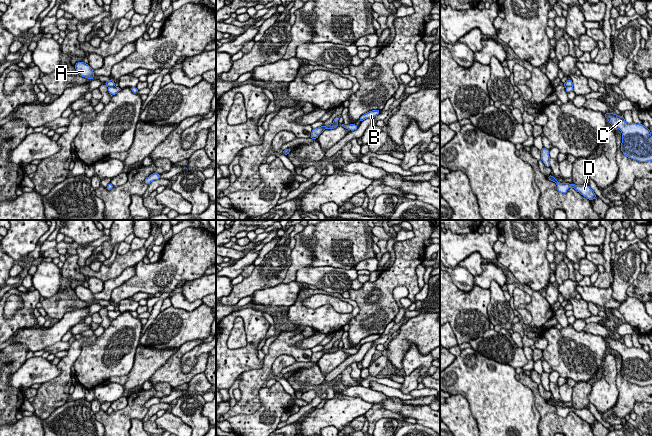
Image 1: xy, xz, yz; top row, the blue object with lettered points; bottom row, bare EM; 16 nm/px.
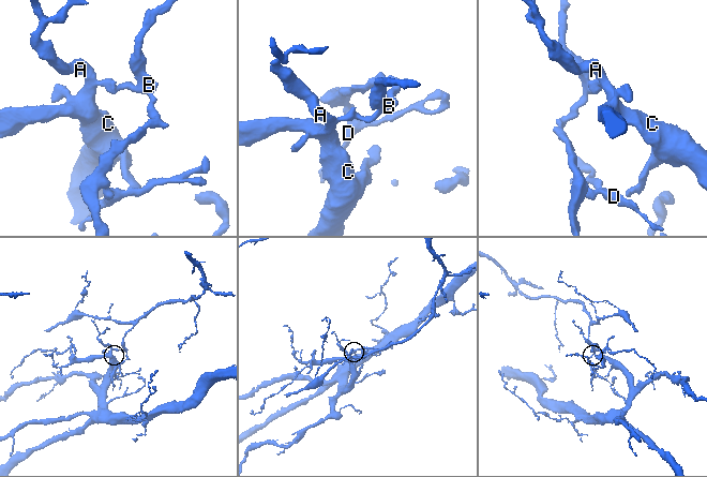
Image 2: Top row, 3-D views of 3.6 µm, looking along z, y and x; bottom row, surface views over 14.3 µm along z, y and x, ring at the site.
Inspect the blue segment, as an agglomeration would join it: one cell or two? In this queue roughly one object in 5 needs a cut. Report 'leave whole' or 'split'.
split

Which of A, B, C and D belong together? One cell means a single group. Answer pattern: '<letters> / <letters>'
A C / B D

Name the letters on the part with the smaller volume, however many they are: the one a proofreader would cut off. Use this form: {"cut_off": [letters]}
{"cut_off": ["B", "D"]}

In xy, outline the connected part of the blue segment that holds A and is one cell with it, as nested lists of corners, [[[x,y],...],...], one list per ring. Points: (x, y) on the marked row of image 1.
[[[82,61],[77,62],[75,64],[75,69],[80,76],[93,80],[94,72],[93,69],[89,66],[89,64],[86,64]]]

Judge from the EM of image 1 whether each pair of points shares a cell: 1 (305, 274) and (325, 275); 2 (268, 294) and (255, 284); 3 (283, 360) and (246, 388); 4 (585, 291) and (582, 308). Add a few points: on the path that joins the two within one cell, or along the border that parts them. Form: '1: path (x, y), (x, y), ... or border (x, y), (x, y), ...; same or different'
1: path (310, 275), (320, 275); same
2: border (281, 282), (273, 286), (257, 289), (251, 295); different
3: border (294, 359), (288, 355), (279, 355), (271, 370); different
4: border (581, 297), (587, 302); different

